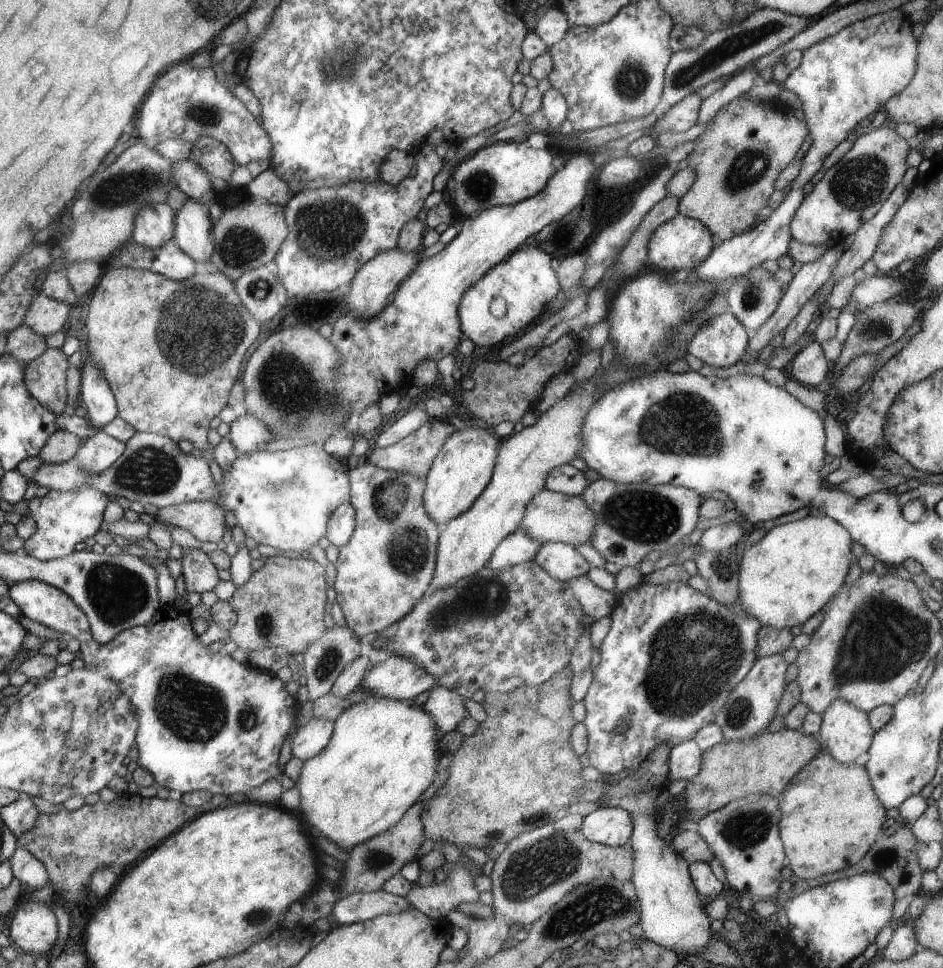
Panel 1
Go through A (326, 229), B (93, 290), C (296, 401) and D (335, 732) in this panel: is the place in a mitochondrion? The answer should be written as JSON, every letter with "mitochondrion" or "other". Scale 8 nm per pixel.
{"A":"mitochondrion","B":"other","C":"mitochondrion","D":"other"}

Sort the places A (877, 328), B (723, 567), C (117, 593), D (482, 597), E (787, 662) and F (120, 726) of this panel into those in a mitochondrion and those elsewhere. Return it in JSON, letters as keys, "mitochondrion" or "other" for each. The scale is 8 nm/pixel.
{"A":"mitochondrion","B":"mitochondrion","C":"mitochondrion","D":"mitochondrion","E":"other","F":"other"}

